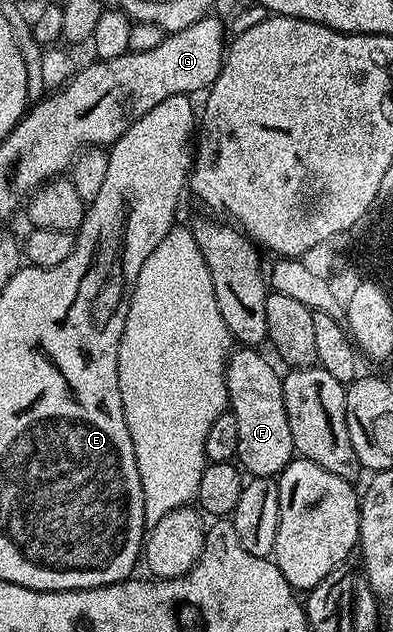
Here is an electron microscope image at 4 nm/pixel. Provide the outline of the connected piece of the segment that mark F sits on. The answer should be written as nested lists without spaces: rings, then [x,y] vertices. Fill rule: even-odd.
[[[237,348],[230,353],[225,364],[225,383],[229,404],[235,421],[239,423],[239,448],[236,461],[246,475],[255,478],[273,478],[280,475],[288,462],[293,461],[295,451],[291,440],[291,424],[287,420],[287,408],[283,404],[282,375],[261,355],[257,348]]]

